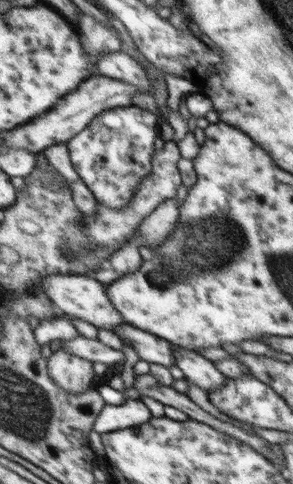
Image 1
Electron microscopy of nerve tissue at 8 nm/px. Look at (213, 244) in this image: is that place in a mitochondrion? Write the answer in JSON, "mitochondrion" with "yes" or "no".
{"mitochondrion":"yes"}

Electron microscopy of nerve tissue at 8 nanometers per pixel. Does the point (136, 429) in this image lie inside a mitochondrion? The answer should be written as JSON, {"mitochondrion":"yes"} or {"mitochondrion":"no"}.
{"mitochondrion":"no"}

